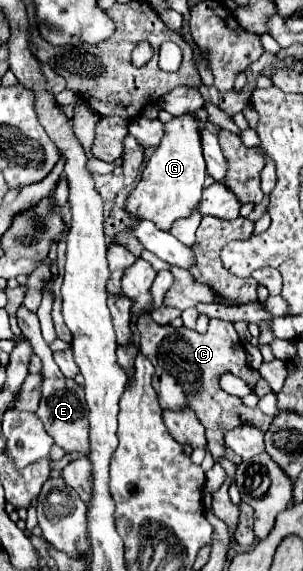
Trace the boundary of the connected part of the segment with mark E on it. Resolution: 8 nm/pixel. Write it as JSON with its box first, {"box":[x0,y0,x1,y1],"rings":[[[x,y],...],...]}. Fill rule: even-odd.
{"box":[17,304,89,454],"rings":[[[23,304],[17,310],[17,322],[21,332],[31,340],[35,354],[43,360],[43,370],[41,374],[45,376],[43,380],[43,398],[37,410],[37,416],[43,420],[47,434],[55,440],[57,446],[61,446],[69,454],[85,454],[89,452],[89,420],[85,420],[85,392],[83,386],[79,386],[75,380],[69,380],[67,376],[61,374],[53,360],[53,352],[49,344],[43,340],[41,330],[39,330],[39,318],[35,312],[29,312]]]}

